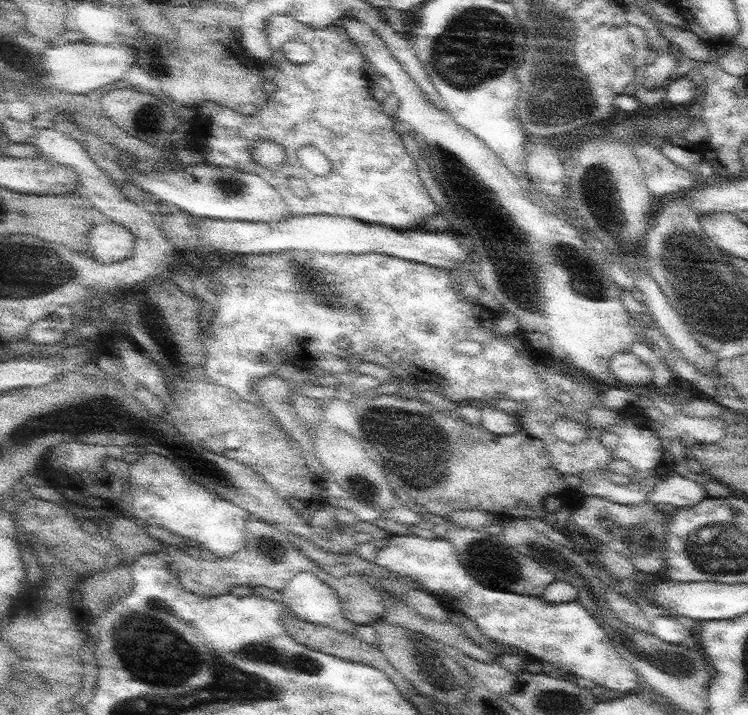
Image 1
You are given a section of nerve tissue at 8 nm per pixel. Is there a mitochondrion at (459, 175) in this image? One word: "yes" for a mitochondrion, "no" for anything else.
yes

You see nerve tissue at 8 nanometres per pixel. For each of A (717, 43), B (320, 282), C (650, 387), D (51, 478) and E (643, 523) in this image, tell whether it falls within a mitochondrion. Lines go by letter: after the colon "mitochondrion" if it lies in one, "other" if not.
A: other
B: mitochondrion
C: other
D: other
E: other

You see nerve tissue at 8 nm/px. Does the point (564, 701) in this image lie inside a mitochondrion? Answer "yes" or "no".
no

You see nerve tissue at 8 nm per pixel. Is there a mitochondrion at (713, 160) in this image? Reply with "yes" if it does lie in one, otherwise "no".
no

